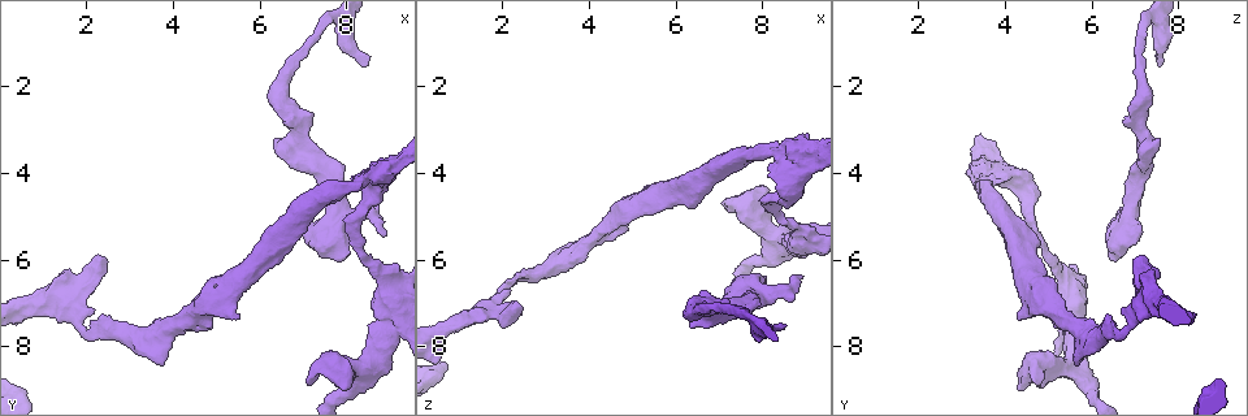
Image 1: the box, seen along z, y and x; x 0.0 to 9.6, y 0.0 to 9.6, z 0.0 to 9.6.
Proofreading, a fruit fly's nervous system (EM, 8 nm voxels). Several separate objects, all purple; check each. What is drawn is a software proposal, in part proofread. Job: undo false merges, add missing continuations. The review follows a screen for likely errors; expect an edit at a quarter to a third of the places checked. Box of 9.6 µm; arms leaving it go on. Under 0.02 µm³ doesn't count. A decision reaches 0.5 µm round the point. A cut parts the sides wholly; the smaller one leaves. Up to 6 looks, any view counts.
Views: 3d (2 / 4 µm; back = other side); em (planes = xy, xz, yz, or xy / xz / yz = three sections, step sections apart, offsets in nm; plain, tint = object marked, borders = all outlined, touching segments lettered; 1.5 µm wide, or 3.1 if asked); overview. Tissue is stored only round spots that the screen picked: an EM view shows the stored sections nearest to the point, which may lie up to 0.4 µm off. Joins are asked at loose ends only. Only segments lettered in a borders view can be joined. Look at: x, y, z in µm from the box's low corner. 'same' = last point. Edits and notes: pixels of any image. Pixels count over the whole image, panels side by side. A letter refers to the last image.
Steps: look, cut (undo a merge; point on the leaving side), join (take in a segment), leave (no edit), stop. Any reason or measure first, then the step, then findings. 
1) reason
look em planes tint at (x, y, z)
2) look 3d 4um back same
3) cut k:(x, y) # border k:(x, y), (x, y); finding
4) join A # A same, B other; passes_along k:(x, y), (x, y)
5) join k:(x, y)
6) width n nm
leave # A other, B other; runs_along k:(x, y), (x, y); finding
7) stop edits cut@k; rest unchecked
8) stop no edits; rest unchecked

free end
look em planes borders at (8.90, 5.45, 6.35)

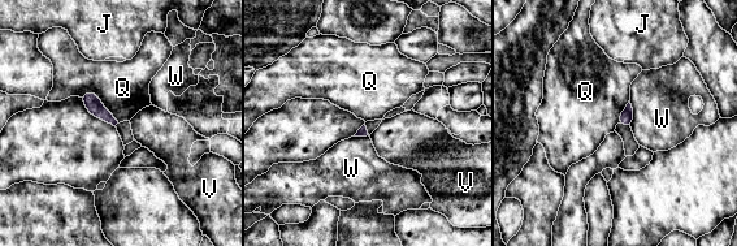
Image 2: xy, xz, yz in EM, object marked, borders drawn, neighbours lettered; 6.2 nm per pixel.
longest_contact Q 300 nm
leave # J other, Q other, V other, W other; border 2:(82, 94), (94, 93), (118, 122); no lettered segment goes on from it

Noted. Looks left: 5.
free end
look 3d 2um at (7.15, 8.90, 4.85)

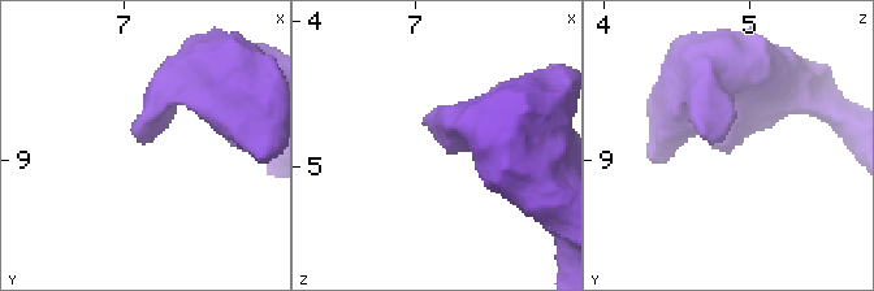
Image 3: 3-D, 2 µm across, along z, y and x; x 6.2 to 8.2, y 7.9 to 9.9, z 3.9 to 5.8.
look em xy step 8 plain at (7.16, 8.86, 4.80)

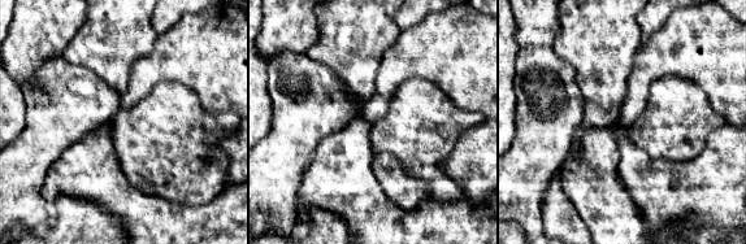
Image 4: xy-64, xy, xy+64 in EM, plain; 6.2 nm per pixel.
look em xy step 8 borders same

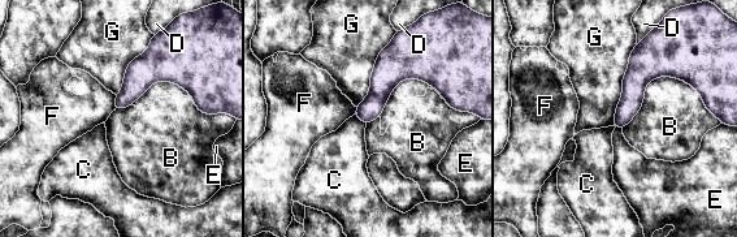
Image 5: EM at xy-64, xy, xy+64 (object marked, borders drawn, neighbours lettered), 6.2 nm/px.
leave # B other, C other, D other, E other, F other, G other; none of them fits

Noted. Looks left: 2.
sharp bend
look em planes tint at (8.75, 4.00, 3.80)

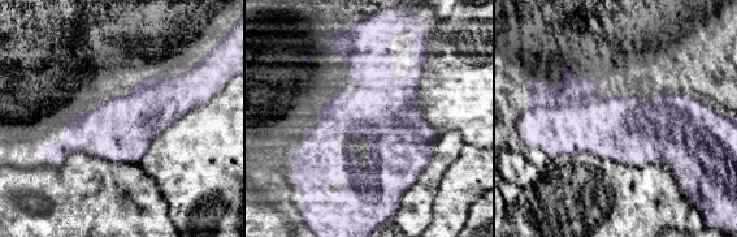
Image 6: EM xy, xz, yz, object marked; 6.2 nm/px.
look em planes borders same

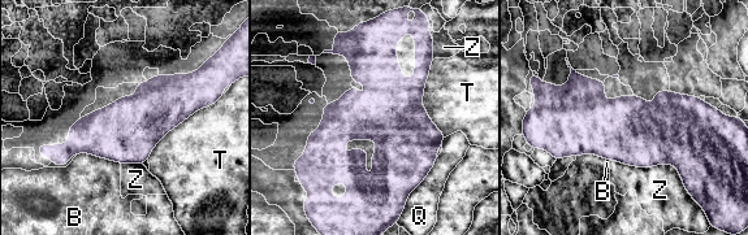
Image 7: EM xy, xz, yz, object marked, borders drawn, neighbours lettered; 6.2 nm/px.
width 380 nm
leave # B other, Q other, T other, Z other; border 7:(433, 59), (422, 107), (445, 136); one neuron here

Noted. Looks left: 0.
stop no edits; rest unchecked

